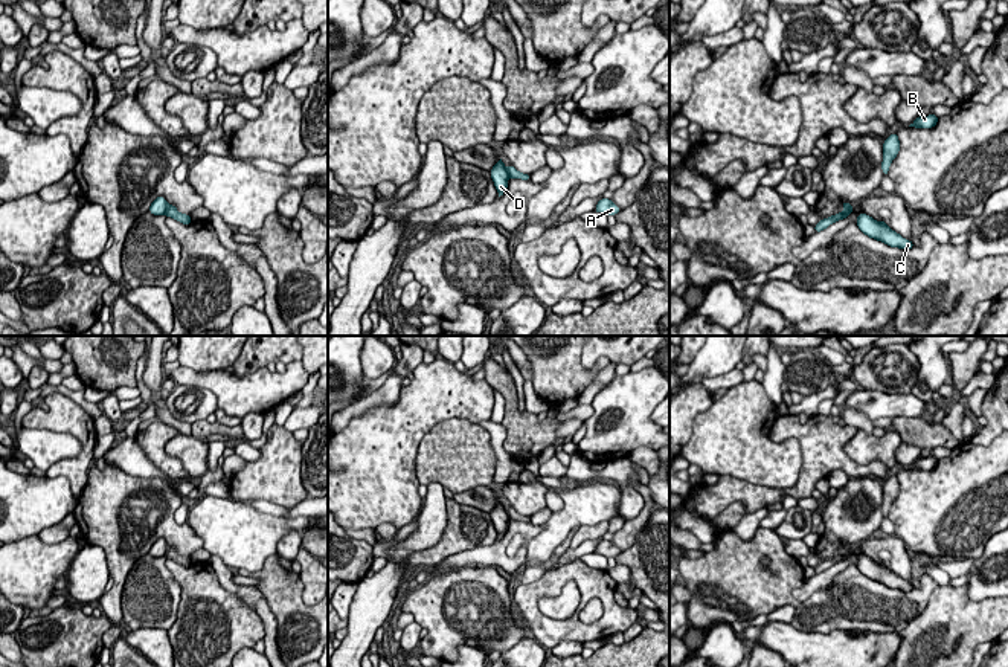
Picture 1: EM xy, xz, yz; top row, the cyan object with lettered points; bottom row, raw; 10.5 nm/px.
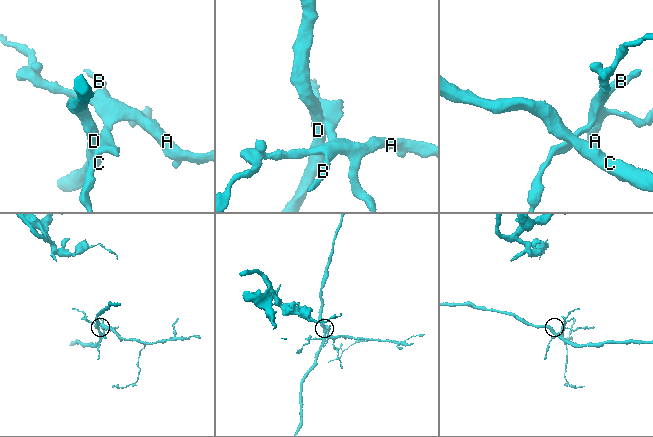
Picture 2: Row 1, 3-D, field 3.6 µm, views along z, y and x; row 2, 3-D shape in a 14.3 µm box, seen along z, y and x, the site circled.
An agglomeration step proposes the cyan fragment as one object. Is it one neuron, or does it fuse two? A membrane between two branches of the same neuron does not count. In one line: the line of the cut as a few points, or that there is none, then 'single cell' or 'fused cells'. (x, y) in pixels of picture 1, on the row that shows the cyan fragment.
xy (168, 205), (163, 214) | fused cells

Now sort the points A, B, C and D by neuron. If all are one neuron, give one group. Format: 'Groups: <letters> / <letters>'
Groups: A B / C D

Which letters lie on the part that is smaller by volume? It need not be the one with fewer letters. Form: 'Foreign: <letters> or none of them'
Foreign: A, B

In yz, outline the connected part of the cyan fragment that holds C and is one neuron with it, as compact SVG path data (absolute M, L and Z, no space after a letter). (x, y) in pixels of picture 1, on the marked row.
M859 214L857 215L857 227L877 241L881 241L891 247L898 247L904 250L910 250L915 244L909 240L904 240L900 234L892 230L886 221L877 221L871 215Z

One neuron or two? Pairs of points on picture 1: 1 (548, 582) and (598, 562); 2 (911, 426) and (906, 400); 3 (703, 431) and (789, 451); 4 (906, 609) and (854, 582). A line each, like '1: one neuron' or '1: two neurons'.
1: two neurons
2: two neurons
3: one neuron
4: one neuron

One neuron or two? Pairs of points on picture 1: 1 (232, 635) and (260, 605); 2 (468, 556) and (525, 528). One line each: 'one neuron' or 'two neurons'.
1: two neurons
2: one neuron

